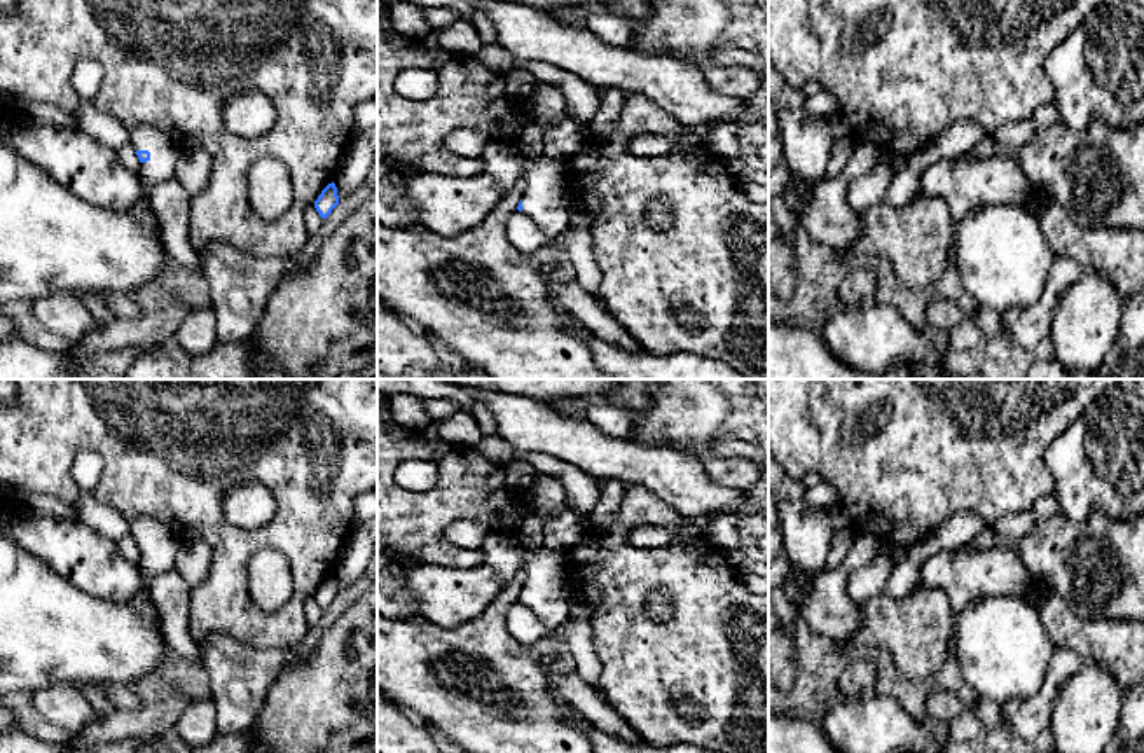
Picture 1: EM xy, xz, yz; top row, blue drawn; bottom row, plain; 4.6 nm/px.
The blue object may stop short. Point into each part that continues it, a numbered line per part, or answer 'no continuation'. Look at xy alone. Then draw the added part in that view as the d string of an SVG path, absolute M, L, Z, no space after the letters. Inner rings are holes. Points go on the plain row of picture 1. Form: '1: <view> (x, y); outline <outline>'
1: xy (51, 633); outline M147 515L131 522L131 535L136 542L150 543L150 550L141 554L140 563L143 587L127 604L114 604L89 596L65 580L49 564L24 549L10 535L9 524L0 522L0 695L30 694L56 685L75 687L77 683L94 688L117 687L134 681L161 666L169 646L162 636L148 585L159 573L175 566L180 542L162 522Z

